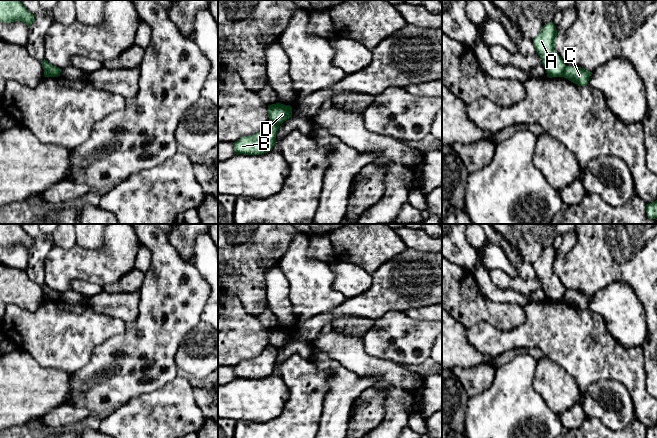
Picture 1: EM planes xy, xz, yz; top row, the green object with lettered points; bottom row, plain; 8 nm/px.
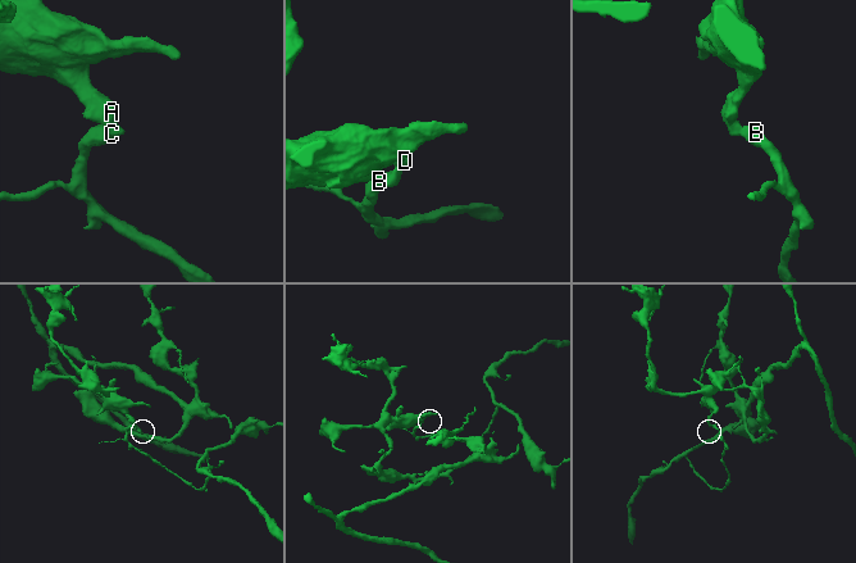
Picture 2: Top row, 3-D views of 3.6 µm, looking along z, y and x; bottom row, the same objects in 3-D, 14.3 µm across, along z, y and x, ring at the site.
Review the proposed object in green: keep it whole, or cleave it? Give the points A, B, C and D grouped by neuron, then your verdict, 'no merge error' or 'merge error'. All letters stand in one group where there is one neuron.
A D / B C | merge error

